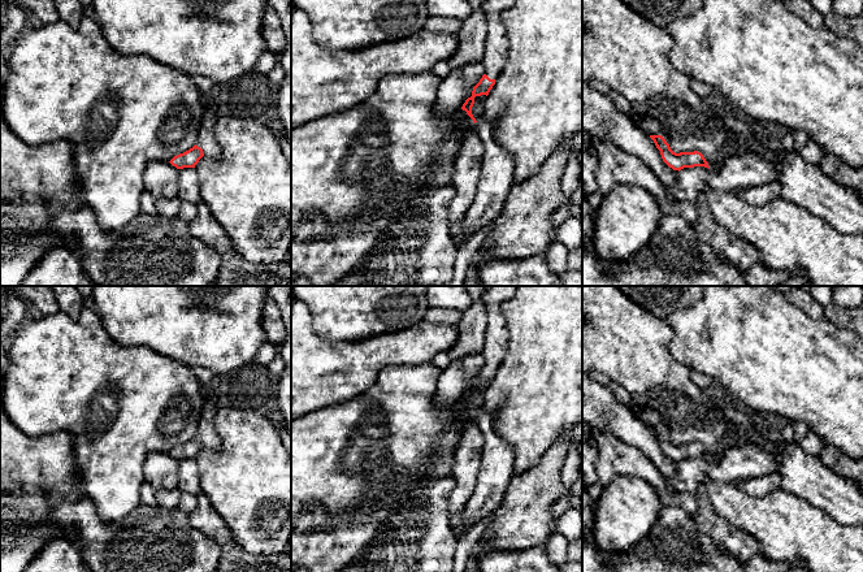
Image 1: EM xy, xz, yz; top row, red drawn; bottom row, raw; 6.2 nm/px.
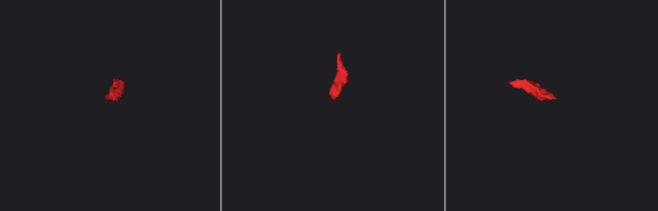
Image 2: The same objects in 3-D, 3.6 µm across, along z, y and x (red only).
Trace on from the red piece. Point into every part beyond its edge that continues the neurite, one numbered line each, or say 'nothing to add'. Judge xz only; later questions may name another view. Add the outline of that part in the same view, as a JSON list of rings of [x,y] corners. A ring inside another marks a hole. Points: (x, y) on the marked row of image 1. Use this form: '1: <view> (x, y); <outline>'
1: xz (497, 43); [[[485,0],[481,6],[489,26],[482,65],[490,79],[496,79],[506,64],[509,42],[500,16],[512,8],[515,3],[516,0]]]

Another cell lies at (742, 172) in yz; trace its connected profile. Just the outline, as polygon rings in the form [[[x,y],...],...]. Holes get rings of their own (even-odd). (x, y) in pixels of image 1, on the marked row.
[[[762,155],[730,157],[721,169],[704,166],[684,168],[675,185],[665,186],[668,195],[678,203],[695,203],[707,186],[714,190],[741,191],[776,181],[779,169]]]

